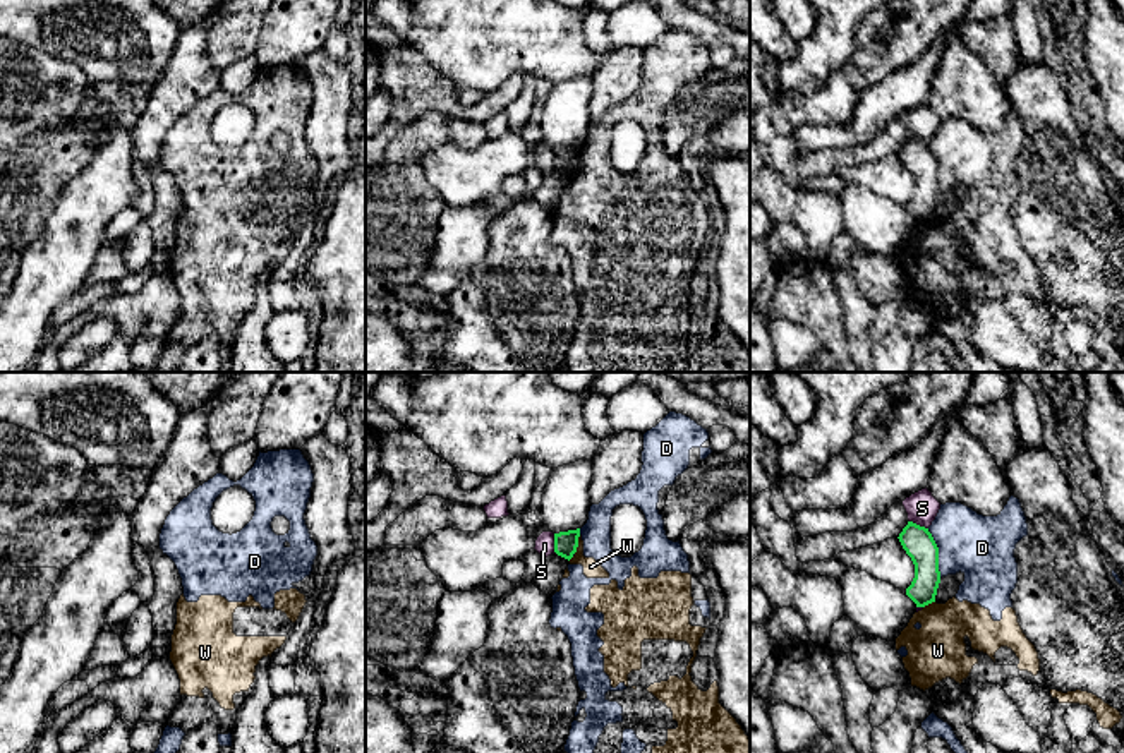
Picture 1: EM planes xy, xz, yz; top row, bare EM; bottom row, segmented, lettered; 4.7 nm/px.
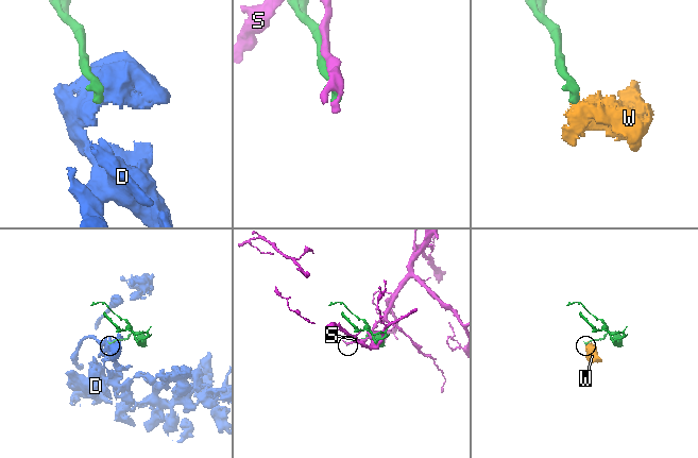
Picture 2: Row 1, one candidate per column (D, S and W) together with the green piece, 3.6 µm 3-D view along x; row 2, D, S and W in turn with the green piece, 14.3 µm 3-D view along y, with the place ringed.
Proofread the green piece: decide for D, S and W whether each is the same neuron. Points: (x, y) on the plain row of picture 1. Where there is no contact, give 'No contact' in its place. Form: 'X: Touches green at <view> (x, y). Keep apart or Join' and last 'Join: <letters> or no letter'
D: Touches green at yz (937, 168). Keep apart
S: Touches green at xz (555, 160). Keep apart
W: Touches green at xz (577, 160). Keep apart
Join: no letter

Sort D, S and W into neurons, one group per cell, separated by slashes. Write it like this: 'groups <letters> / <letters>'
groups D W / S

